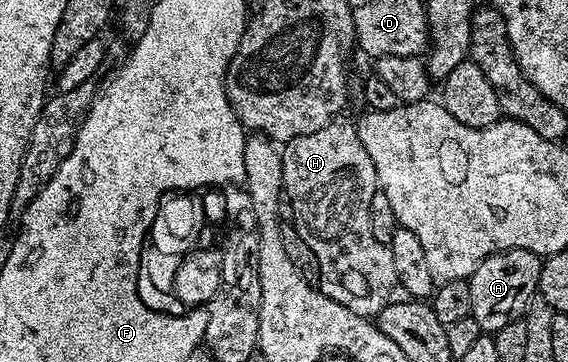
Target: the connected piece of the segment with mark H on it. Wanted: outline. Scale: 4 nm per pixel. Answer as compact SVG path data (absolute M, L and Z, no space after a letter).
M335 118L328 126L316 130L316 134L297 136L281 149L283 182L285 193L291 196L297 223L312 241L318 259L317 287L325 296L340 302L340 306L352 310L356 315L374 318L391 303L395 295L394 288L396 292L398 284L396 262L389 247L376 242L372 234L370 203L380 188L378 171L368 150L364 150L364 142L360 142L357 123L353 119L342 119Z

